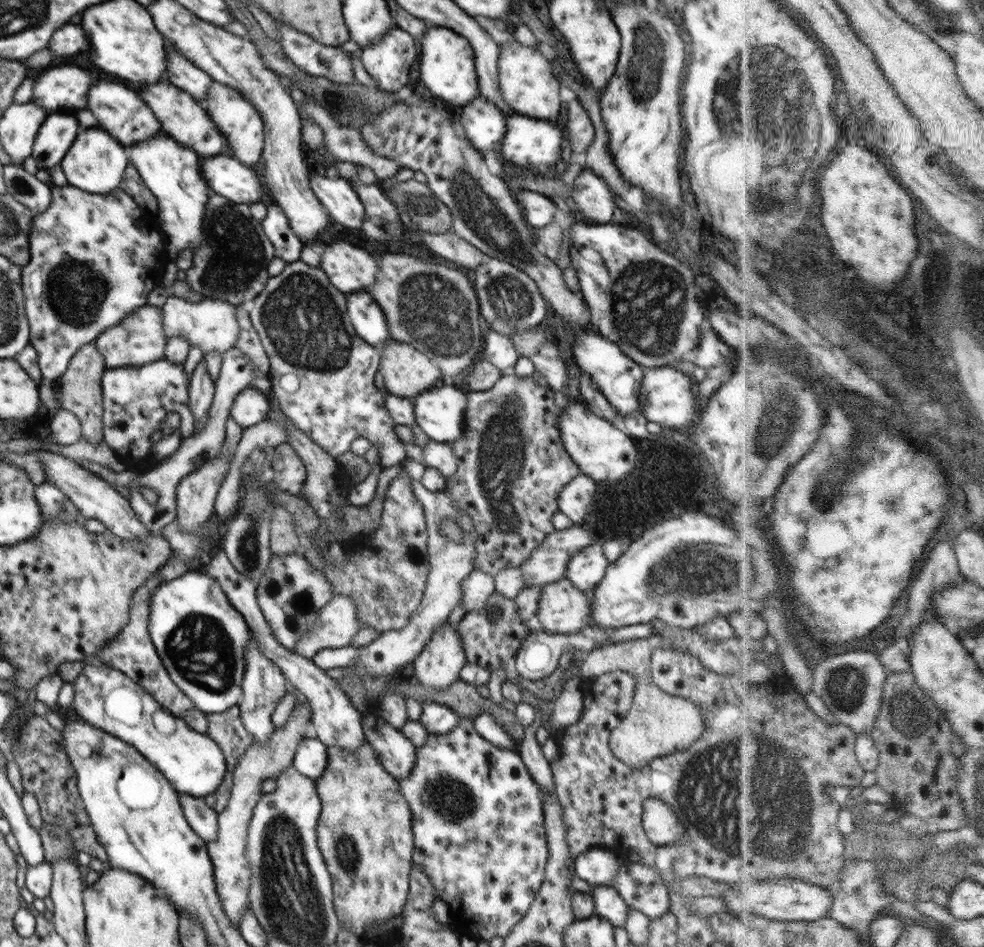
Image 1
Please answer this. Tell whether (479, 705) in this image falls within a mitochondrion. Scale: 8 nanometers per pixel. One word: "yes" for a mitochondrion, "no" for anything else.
no

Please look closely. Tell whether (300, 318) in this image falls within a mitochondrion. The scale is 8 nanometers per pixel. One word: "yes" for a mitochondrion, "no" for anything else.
yes

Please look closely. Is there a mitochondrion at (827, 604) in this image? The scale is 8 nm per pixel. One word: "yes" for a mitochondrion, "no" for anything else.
no

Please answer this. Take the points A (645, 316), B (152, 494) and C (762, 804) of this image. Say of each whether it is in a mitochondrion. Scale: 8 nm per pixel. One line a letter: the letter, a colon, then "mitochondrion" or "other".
A: mitochondrion
B: mitochondrion
C: mitochondrion

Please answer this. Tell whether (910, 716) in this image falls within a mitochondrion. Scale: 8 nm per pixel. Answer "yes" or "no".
yes

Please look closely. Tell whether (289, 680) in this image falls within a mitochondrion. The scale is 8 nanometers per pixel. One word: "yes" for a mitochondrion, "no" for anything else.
no

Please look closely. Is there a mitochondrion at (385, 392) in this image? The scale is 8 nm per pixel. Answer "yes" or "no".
no

